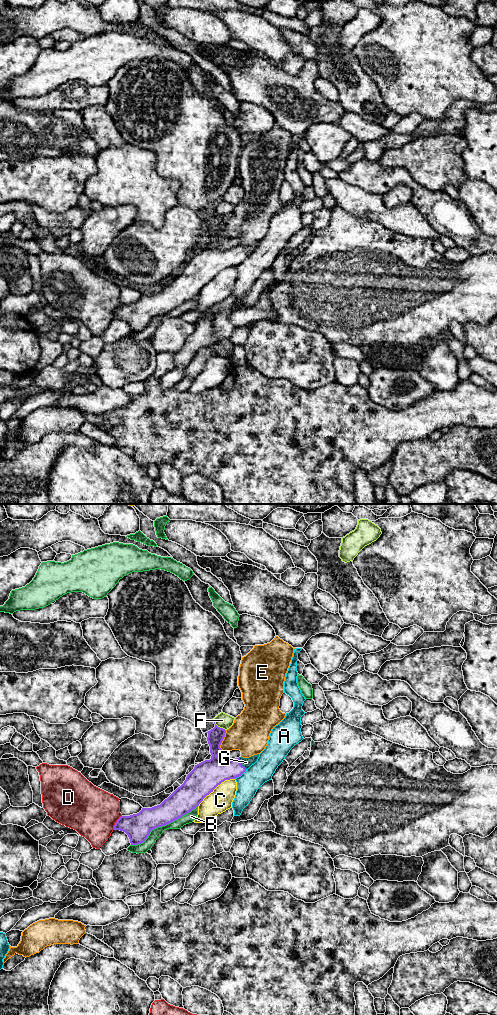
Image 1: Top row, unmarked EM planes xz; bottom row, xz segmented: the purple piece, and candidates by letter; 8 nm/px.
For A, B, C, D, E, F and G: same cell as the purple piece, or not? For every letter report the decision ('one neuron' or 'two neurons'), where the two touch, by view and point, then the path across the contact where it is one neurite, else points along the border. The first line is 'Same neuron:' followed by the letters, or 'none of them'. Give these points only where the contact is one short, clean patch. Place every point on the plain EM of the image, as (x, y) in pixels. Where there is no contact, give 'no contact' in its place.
Same neuron: G
A: two neurons; meets purple in xz at (240, 263); border along xz (246, 257), (234, 266)
B: two neurons; meets purple in xz at (163, 313)
C: two neurons; meets purple in xz at (215, 275)
D: two neurons; meets purple in xz at (116, 310); border along xz (121, 303), (113, 317)
E: two neurons; meets purple in xz at (222, 228)
F: two neurons; meets purple in xz at (219, 215)
G: one neuron; meets purple in xz at (240, 252); runs through xz (211, 261), (232, 257), (240, 252), (246, 250)

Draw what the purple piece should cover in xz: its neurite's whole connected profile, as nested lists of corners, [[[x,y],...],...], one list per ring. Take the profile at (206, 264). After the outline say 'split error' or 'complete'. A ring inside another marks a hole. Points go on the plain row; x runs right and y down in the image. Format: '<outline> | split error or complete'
[[[215,212],[215,215],[206,221],[212,243],[210,248],[195,253],[184,271],[160,293],[142,296],[137,302],[121,304],[117,308],[114,318],[125,320],[131,333],[143,331],[153,317],[165,314],[188,302],[218,273],[225,268],[241,264],[257,249],[259,242],[249,246],[220,248],[218,243],[223,239],[220,233],[226,218]]] | split error

